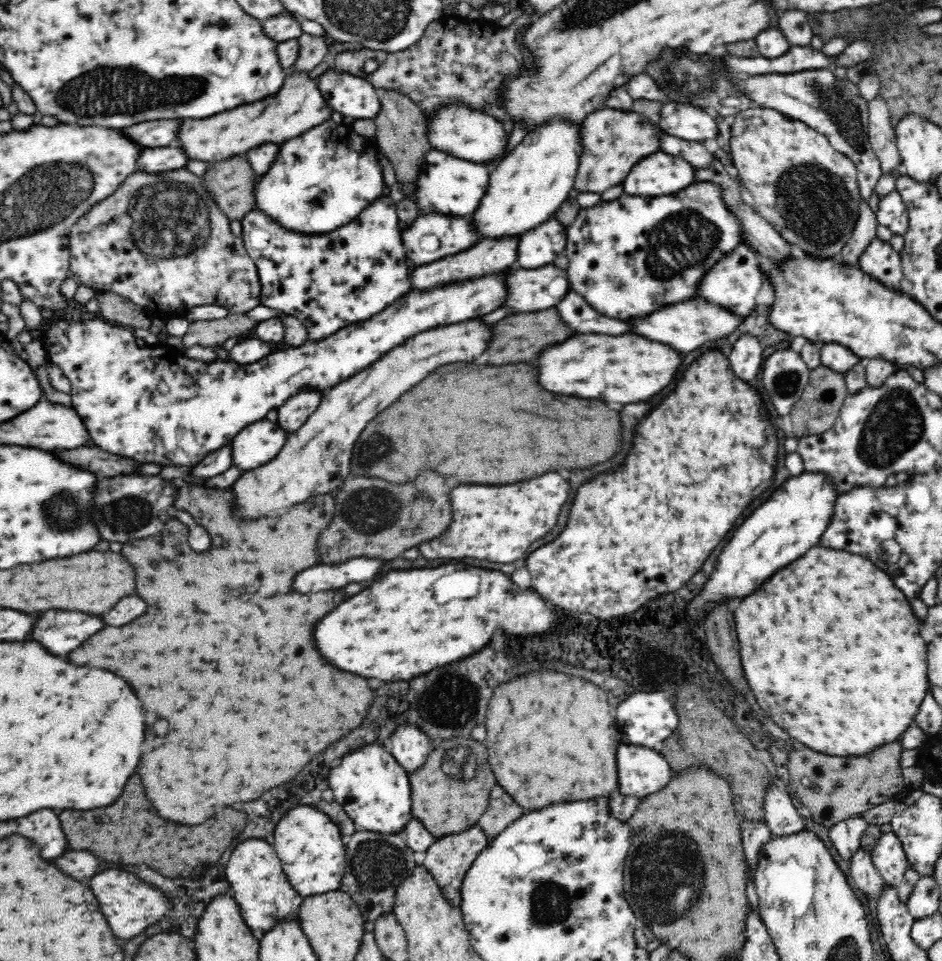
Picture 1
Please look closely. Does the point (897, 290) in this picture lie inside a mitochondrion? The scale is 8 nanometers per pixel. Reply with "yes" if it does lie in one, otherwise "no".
no

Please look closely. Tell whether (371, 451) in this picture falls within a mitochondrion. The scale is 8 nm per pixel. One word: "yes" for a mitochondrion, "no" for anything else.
yes

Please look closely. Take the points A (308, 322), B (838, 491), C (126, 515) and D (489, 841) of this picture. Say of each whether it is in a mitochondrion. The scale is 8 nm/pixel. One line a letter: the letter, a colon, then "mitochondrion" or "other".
A: other
B: other
C: mitochondrion
D: other

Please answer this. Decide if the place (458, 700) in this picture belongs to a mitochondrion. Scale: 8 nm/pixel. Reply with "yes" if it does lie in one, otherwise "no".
yes

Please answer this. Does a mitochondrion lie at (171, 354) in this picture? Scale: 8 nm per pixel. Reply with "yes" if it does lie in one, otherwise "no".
no

